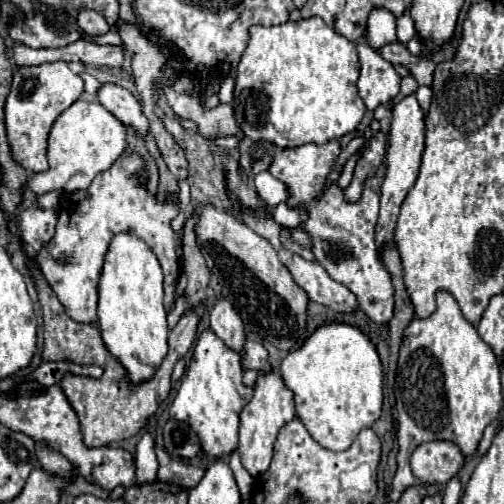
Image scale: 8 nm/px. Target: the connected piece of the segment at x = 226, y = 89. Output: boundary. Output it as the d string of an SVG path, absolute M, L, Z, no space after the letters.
M225 74L225 76L221 78L221 102L223 102L223 104L229 104L229 102L231 102L231 98L233 98L233 88L235 88L233 76Z

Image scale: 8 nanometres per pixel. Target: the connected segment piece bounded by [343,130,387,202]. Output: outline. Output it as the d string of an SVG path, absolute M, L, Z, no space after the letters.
M381 130L363 144L363 148L359 150L359 160L357 160L357 164L355 164L353 180L351 180L351 184L343 190L347 202L357 202L357 200L361 198L365 180L367 180L371 174L377 172L377 168L381 166L381 162L383 162L383 158L385 158L385 146L387 146L387 134L381 132Z

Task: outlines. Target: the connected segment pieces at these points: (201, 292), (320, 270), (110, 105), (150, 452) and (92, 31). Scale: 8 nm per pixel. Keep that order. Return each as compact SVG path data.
M193 212L191 218L185 220L185 232L183 232L183 270L187 276L187 294L189 294L189 306L197 306L203 302L209 286L211 272L205 264L205 258L197 246L197 224L199 214Z
M295 254L289 272L313 302L319 302L331 308L333 312L341 312L341 314L351 314L359 310L359 302L355 294L349 288L345 288L341 282L335 282L321 264L307 262Z
M101 84L101 88L97 90L97 100L111 114L115 114L123 124L137 130L141 136L147 134L149 122L147 122L145 114L141 112L139 100L129 90L125 90L123 86L117 86L117 84Z
M143 436L137 444L135 452L135 462L137 462L137 482L147 484L157 480L157 456L155 456L155 444L151 436Z
M79 10L77 24L89 36L101 36L109 32L109 24L105 22L105 18L93 10Z

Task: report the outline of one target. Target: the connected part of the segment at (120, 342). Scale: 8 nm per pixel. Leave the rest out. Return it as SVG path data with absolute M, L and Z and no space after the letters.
M117 234L105 256L99 280L99 328L109 354L127 370L127 380L143 384L167 356L167 312L163 308L163 272L149 246L133 234Z

